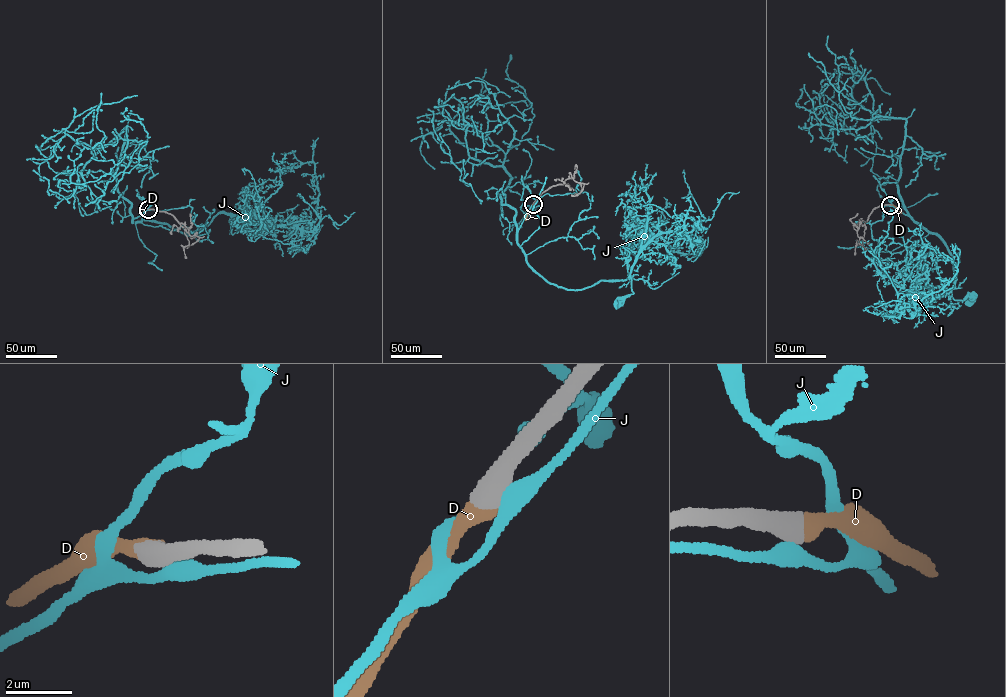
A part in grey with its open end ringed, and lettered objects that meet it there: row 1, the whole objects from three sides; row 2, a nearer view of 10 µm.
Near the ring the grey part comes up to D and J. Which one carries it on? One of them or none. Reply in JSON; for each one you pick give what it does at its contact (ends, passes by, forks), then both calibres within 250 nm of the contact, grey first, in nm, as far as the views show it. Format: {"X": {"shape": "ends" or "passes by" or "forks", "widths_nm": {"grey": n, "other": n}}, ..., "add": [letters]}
{"D": {"shape": "ends", "widths_nm": {"grey": 650, "other": 600}}, "add": ["D"]}

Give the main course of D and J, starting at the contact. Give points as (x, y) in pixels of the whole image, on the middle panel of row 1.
D: (533, 204), (525, 220)
J: (533, 204), (517, 233), (533, 270), (550, 283), (578, 290), (625, 279), (630, 273), (633, 293), (618, 303)

